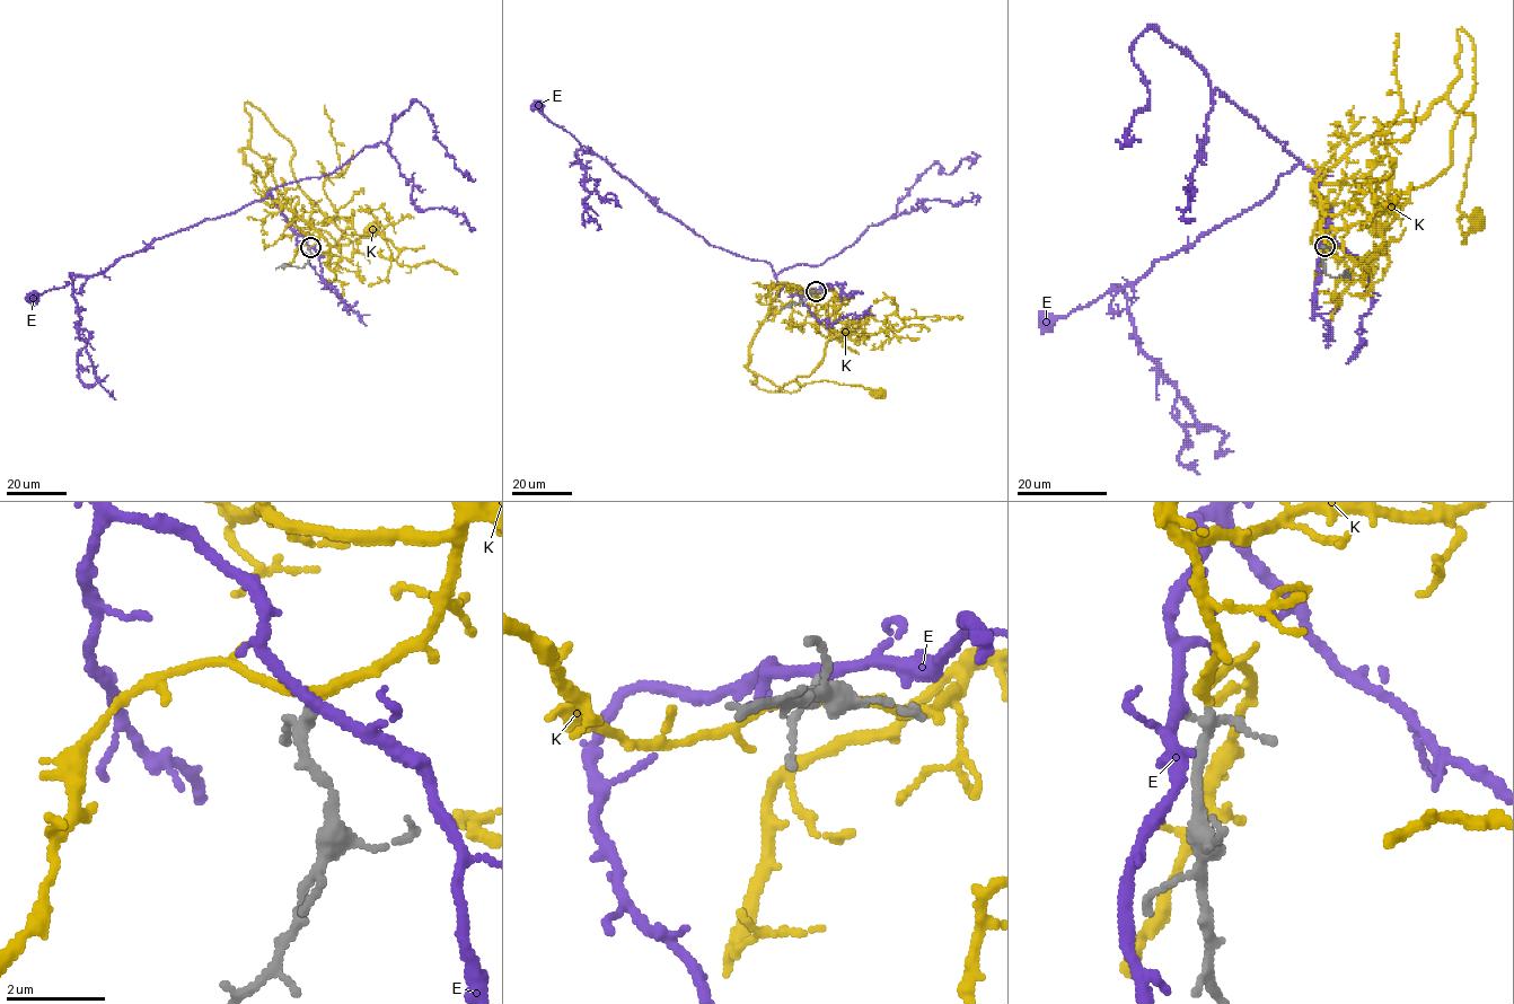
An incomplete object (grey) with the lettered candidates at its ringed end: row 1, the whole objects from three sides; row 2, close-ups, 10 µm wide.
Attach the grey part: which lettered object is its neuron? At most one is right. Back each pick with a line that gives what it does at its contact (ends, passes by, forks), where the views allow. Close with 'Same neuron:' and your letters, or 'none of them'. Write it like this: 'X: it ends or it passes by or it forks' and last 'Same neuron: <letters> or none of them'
K: it passes by
Same neuron: K

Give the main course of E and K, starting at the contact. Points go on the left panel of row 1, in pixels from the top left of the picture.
E: (310, 247), (288, 225), (270, 193), (235, 211), (156, 238), (102, 272), (77, 276), (63, 287), (32, 297)
K: (310, 247), (318, 232), (272, 197), (243, 149), (274, 159), (279, 210), (295, 227), (341, 244), (370, 229)

